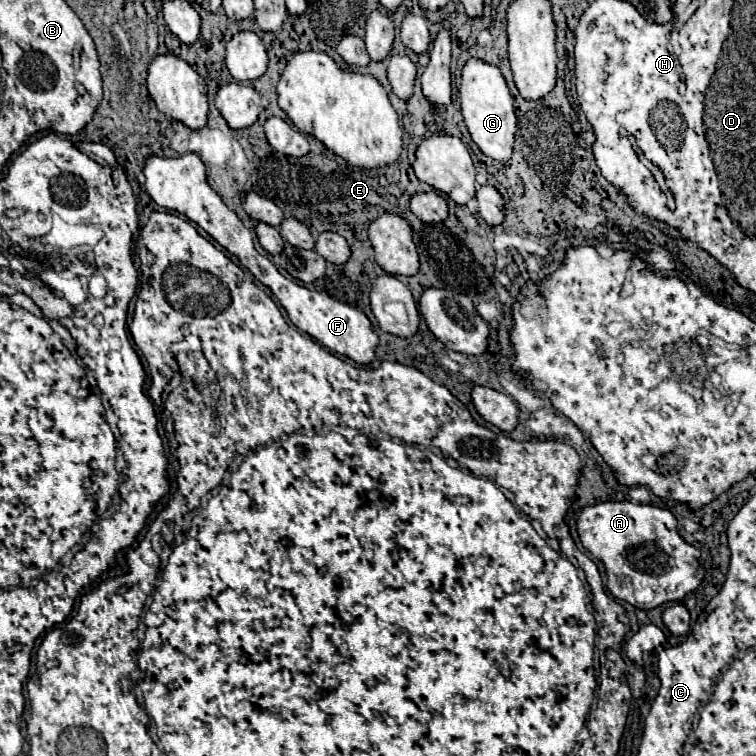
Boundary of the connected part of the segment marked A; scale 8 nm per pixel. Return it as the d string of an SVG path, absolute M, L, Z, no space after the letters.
M602 502L586 506L576 514L576 530L582 546L606 568L606 588L618 600L626 600L645 611L664 602L682 600L688 592L696 590L704 578L698 562L700 552L682 540L676 524L670 510L632 502Z

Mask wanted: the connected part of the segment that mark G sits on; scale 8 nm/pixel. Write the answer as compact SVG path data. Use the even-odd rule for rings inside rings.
M470 58L462 70L462 82L458 92L460 92L462 116L472 140L486 156L502 162L508 160L512 156L512 144L518 120L514 114L514 98L506 86L500 68L478 58Z

